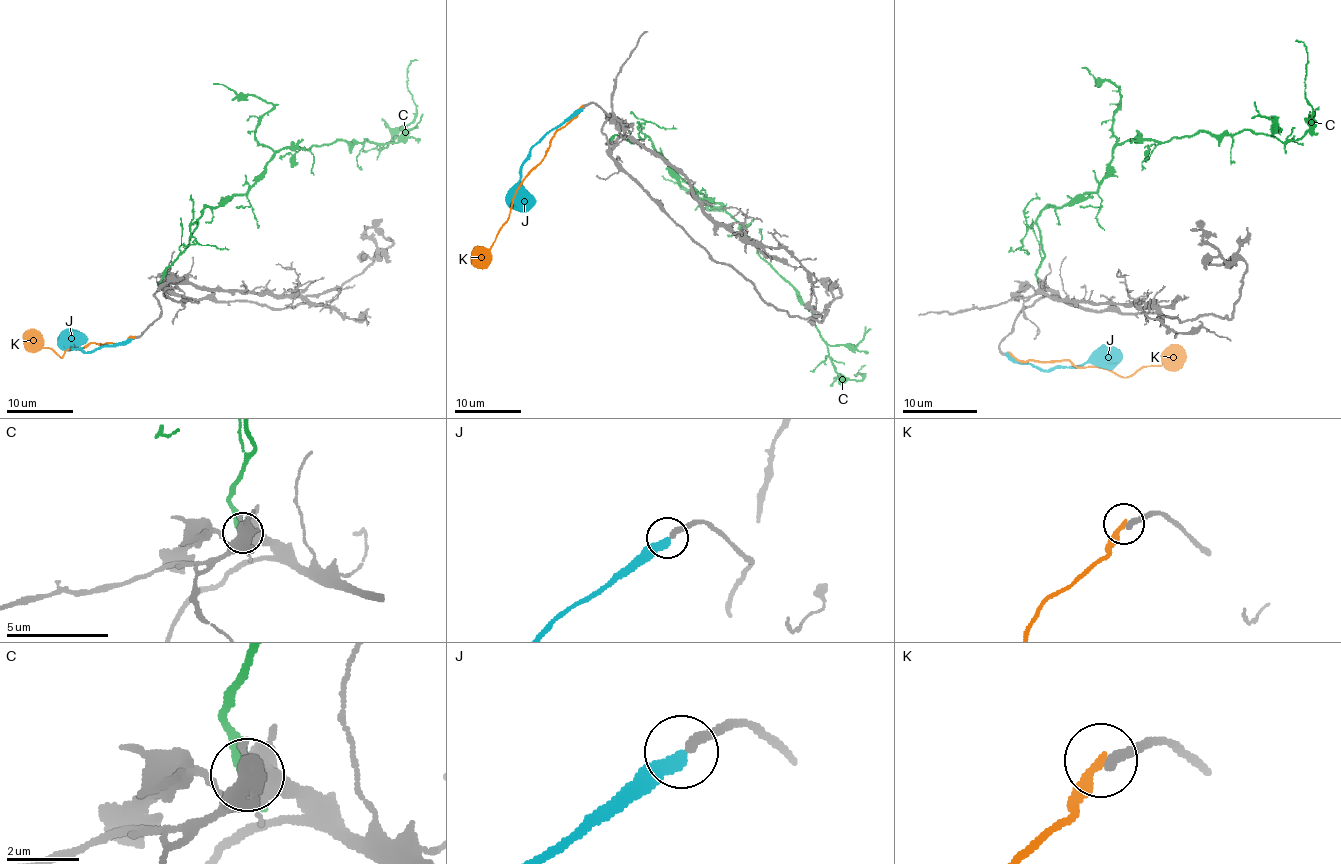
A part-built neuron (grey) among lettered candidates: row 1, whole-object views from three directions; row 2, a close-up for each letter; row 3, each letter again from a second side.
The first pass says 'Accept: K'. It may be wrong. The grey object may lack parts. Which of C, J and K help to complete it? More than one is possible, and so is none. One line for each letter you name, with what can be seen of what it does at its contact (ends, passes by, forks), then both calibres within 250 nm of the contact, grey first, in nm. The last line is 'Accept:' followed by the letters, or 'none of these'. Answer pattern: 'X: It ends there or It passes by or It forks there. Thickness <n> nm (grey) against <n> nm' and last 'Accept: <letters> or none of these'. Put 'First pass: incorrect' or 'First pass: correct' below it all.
K: It ends there. Thickness 280 nm (grey) against 300 nm
Accept: K
First pass: correct

